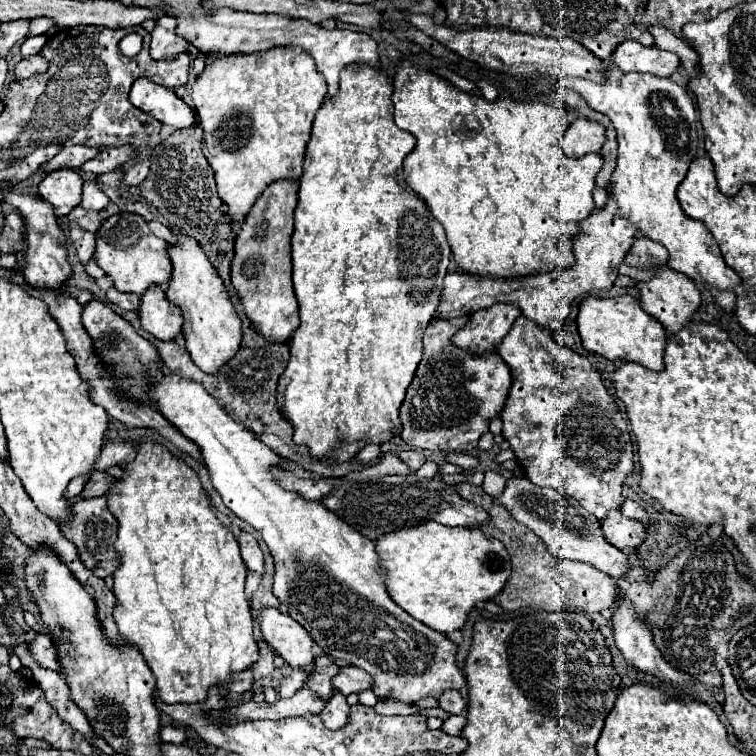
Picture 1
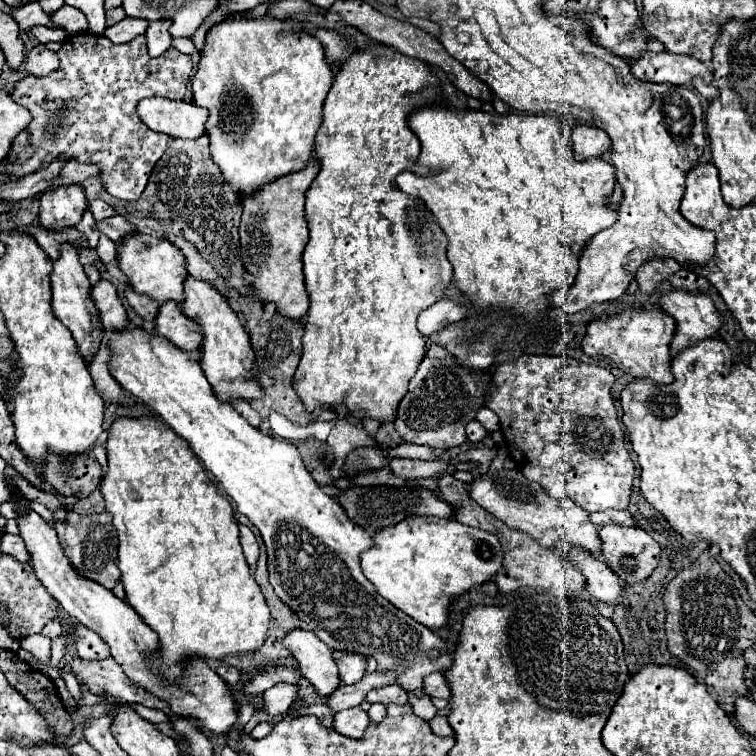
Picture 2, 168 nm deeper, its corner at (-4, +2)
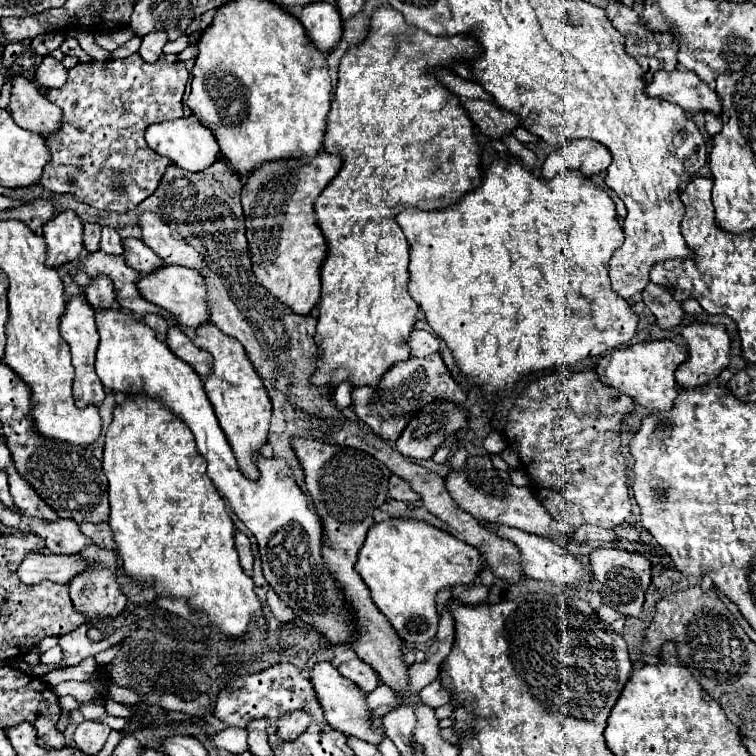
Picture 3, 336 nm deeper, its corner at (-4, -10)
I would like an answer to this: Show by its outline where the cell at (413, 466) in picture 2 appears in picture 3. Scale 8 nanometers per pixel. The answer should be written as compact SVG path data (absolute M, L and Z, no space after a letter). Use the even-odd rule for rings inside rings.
M399 476L389 478L389 496L393 500L403 500L403 502L419 500L419 496L413 494L413 490L409 488L409 484L405 484L405 480L401 480Z

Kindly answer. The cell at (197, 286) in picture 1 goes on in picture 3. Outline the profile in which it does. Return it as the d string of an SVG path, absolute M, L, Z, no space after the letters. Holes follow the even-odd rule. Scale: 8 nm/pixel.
M203 324L199 330L195 330L193 344L197 348L207 350L213 356L213 374L205 380L205 392L207 392L209 402L213 404L219 426L225 432L225 436L233 448L239 470L243 472L245 478L255 482L259 478L259 470L257 470L253 456L257 456L261 452L263 444L267 442L269 420L273 414L273 406L271 406L267 388L265 388L263 380L259 378L259 374L255 372L251 360L245 356L241 342L221 334L215 324Z

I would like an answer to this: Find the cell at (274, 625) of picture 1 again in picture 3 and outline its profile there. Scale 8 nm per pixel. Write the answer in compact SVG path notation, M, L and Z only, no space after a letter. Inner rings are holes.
M319 662L311 670L311 682L313 682L313 688L317 692L319 704L323 706L325 720L329 722L331 728L335 728L337 732L343 732L345 736L355 736L359 740L365 740L369 744L379 744L385 738L383 728L373 728L371 726L371 722L373 722L375 716L367 708L367 702L365 702L367 694L361 688L357 688L355 682L351 682L345 676L341 676L335 666L331 666L329 662Z

